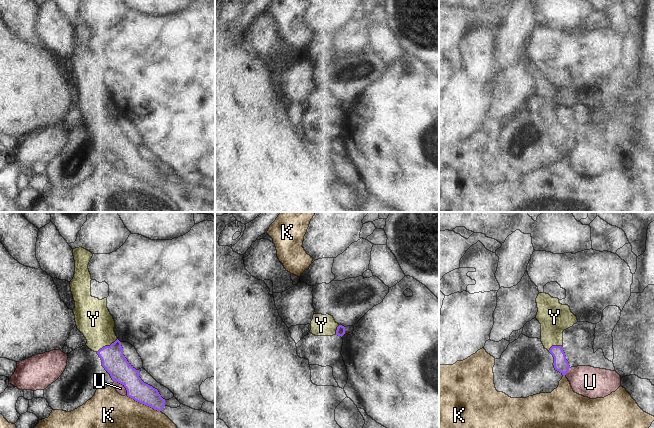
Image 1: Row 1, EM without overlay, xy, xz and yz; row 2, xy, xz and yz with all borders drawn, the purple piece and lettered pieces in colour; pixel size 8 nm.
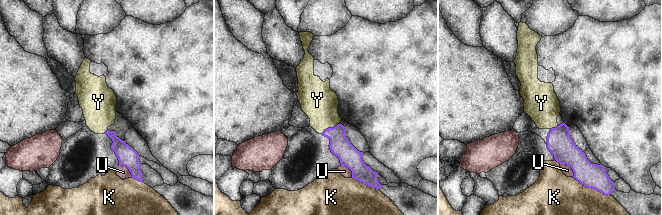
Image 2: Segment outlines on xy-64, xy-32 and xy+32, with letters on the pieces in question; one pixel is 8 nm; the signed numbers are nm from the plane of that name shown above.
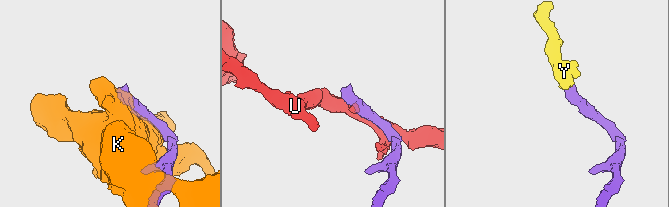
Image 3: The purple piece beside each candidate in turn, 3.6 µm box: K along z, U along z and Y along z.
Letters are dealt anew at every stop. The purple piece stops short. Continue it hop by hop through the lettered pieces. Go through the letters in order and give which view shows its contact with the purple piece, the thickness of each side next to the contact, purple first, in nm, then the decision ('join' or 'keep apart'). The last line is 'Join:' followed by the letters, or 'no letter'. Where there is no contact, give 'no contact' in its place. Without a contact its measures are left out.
K: xy | 160/480 nm | keep apart
U: xy | 190/70 nm | keep apart
Y: xy | 190/280 nm | join
Join: Y

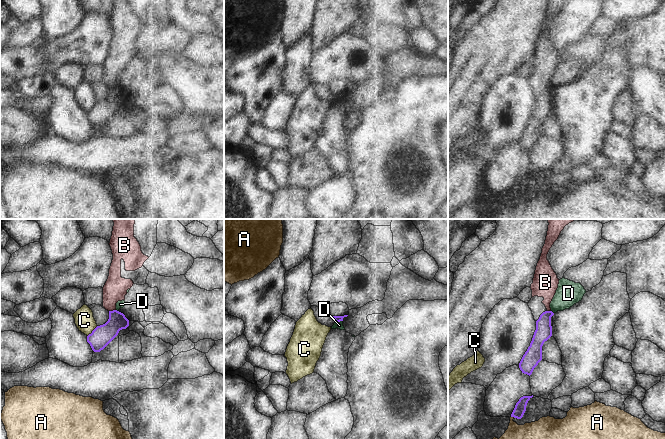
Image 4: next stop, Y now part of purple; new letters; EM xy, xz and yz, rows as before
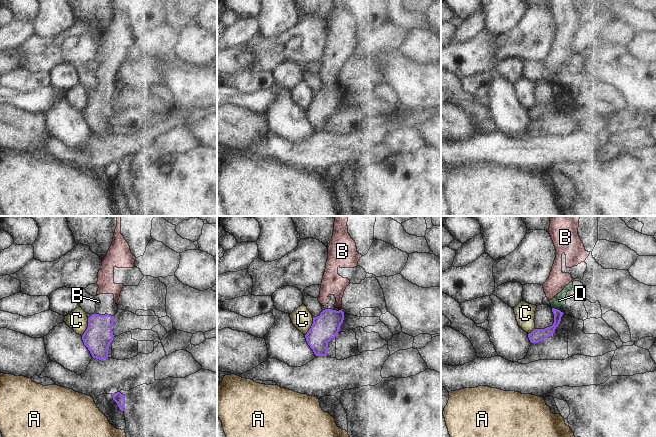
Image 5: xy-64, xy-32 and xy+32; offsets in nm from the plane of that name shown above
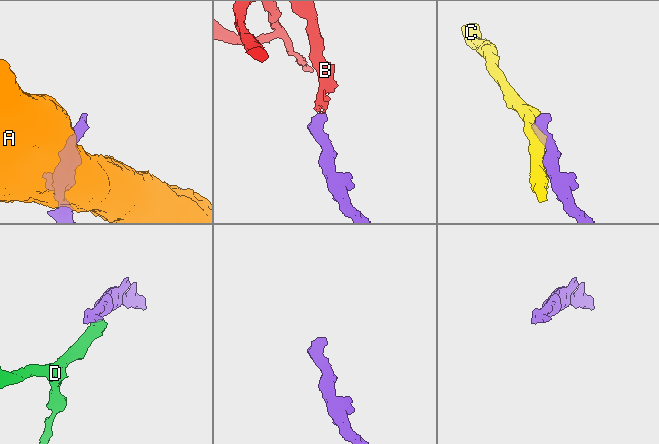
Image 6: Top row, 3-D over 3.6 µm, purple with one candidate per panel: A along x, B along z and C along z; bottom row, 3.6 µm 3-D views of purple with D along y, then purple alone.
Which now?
A: yz | 90/300 nm | keep apart
B: xy | 170/190 nm | join
C: xy | 170/160 nm | keep apart
D: xz | 50/60 nm | keep apart
Join: B

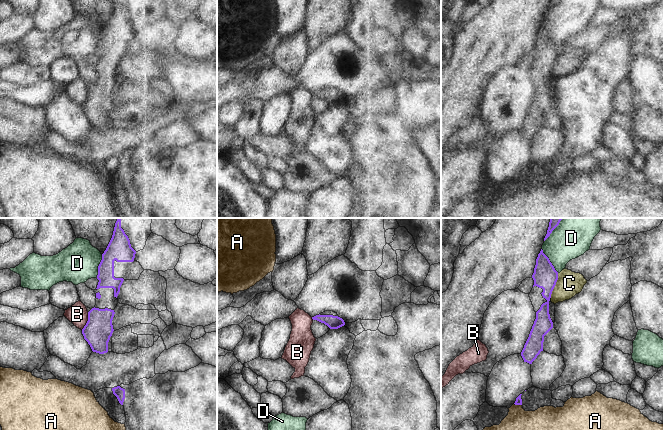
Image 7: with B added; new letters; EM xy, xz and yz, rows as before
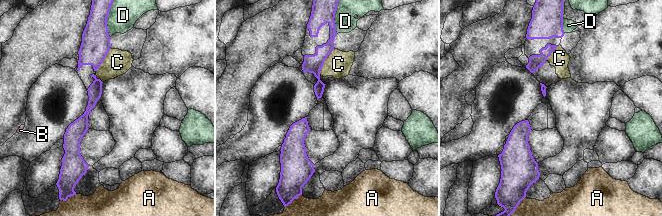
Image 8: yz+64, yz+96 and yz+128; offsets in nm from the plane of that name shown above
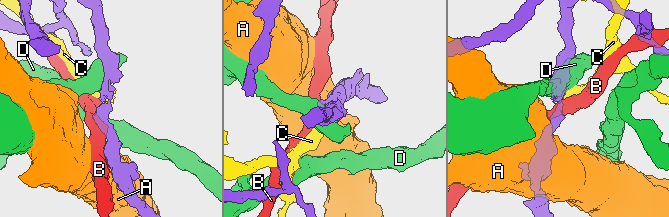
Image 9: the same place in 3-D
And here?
A: yz | 50/400 nm | keep apart
B: xy | 220/160 nm | keep apart
C: yz | 200/200 nm | keep apart
D: xy | 190/320 nm | keep apart
Join: no letter

